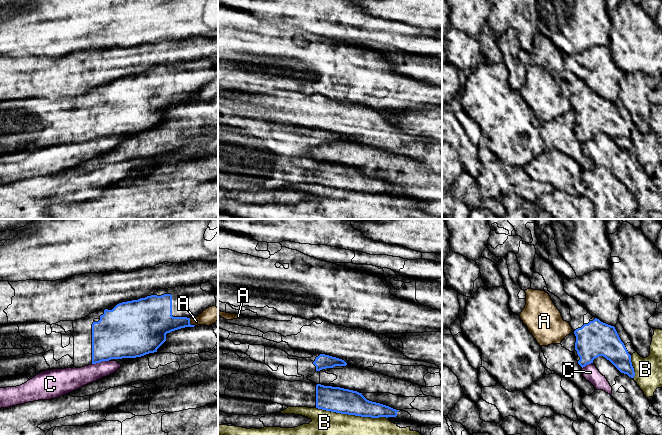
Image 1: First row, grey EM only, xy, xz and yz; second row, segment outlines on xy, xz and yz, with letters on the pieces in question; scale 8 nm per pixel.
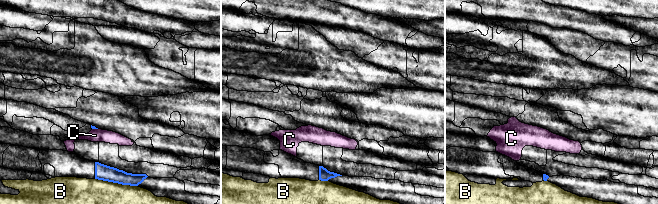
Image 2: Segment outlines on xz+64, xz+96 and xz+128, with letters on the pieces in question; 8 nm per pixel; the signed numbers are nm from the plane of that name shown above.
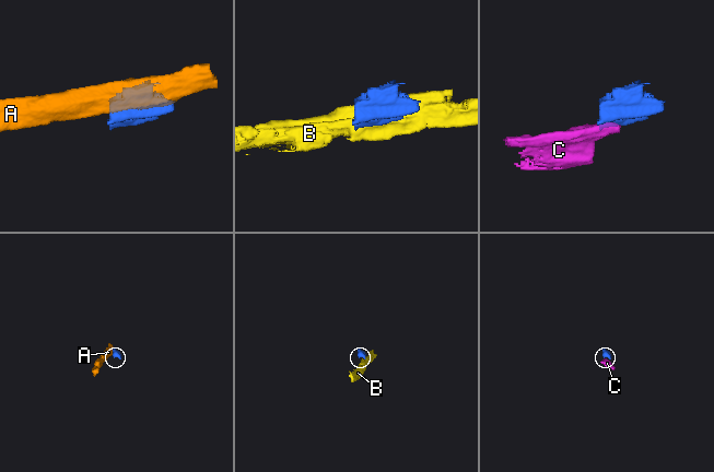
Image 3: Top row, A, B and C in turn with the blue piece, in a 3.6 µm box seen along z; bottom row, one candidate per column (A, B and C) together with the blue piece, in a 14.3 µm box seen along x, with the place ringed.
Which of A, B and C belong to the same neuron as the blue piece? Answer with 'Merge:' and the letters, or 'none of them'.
Merge: none of them

